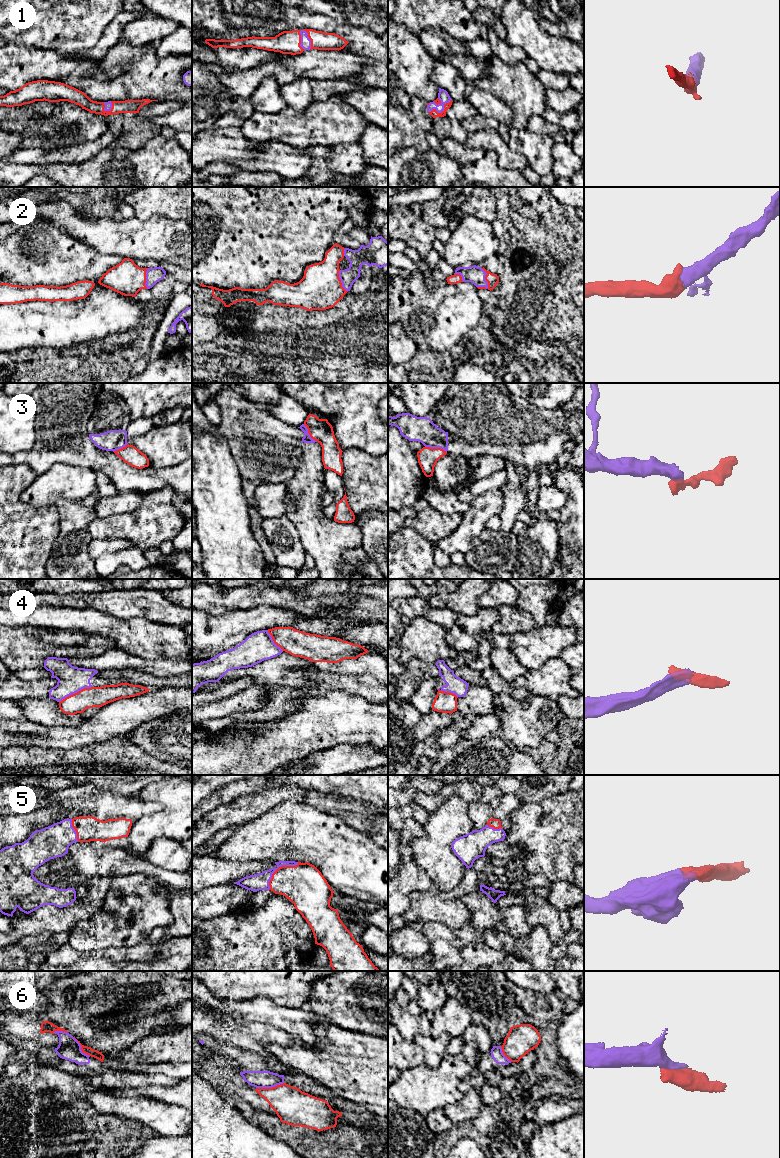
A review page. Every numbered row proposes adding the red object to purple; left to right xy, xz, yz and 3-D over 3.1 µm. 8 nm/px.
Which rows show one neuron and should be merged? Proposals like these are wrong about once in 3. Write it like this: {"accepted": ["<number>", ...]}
{"accepted": ["1", "2", "5"]}

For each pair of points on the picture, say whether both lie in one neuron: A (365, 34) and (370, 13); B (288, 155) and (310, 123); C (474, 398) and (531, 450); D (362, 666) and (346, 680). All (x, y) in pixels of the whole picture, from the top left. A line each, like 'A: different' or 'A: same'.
A: different
B: different
C: same
D: different

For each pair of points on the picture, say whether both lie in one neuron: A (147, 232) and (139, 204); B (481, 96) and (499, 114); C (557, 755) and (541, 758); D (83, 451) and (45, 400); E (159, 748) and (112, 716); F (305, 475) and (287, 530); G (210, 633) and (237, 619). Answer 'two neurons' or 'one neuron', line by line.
A: two neurons
B: one neuron
C: one neuron
D: one neuron
E: two neurons
F: two neurons
G: one neuron

